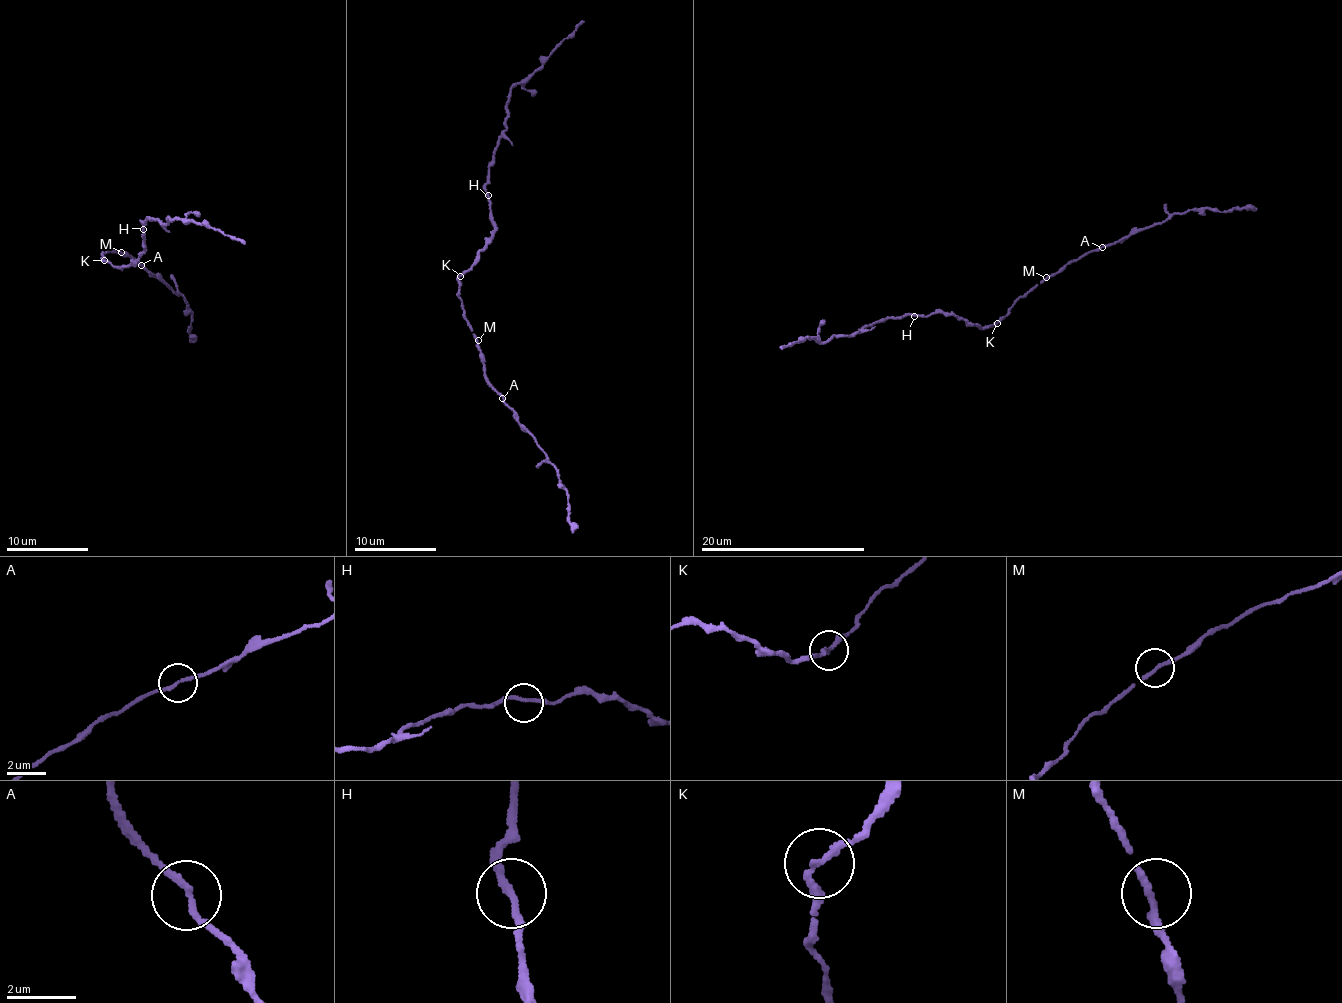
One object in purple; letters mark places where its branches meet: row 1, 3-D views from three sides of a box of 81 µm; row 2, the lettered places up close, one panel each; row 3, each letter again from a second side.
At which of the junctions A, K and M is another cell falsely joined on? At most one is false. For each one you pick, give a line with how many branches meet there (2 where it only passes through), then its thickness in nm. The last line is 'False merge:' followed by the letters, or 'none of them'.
False merge: none of them

